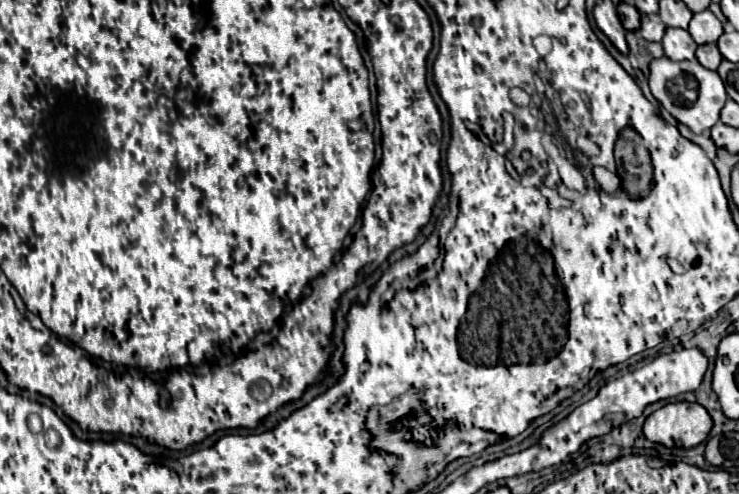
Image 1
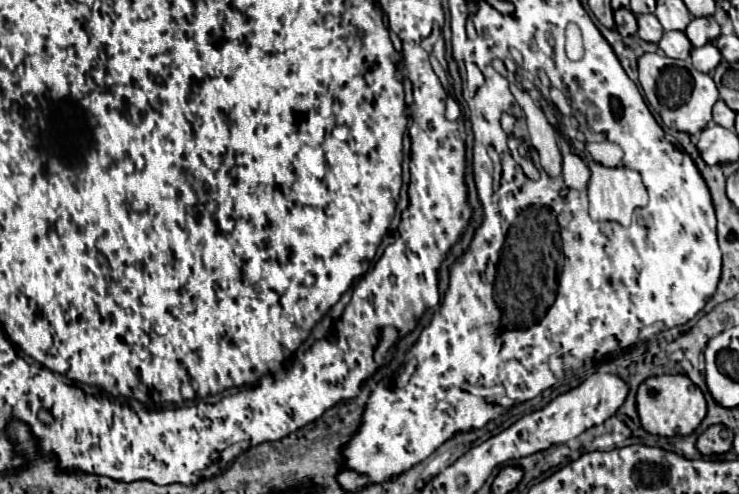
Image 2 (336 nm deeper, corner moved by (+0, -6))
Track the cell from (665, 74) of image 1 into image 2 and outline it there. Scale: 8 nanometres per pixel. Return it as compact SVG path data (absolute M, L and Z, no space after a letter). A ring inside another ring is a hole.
M645 53L639 57L639 83L645 91L649 105L661 115L663 123L669 129L685 131L691 135L699 135L701 129L707 127L711 121L711 107L719 99L715 81L693 69L691 63L665 57L661 53Z

